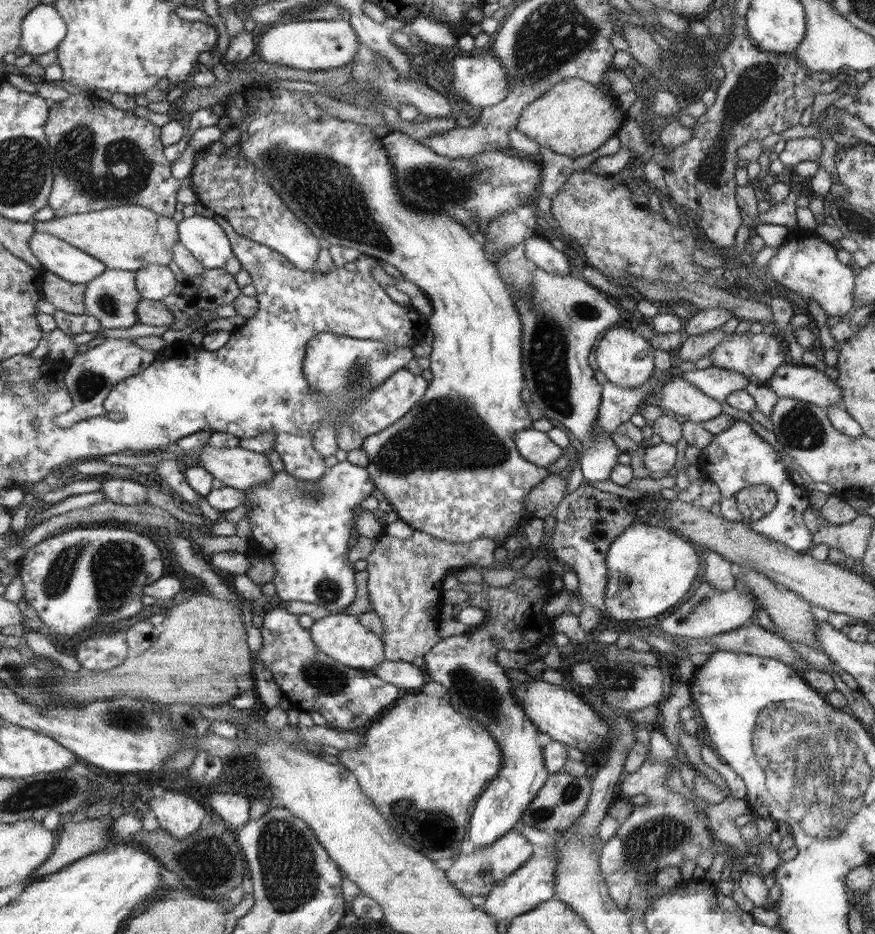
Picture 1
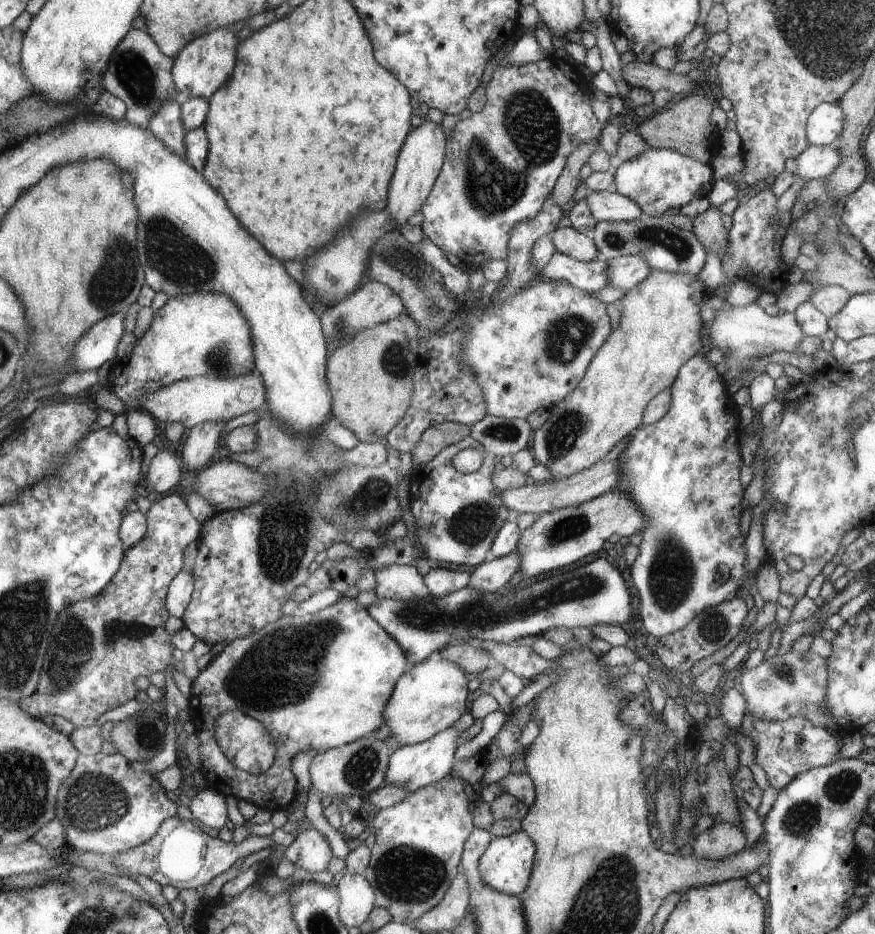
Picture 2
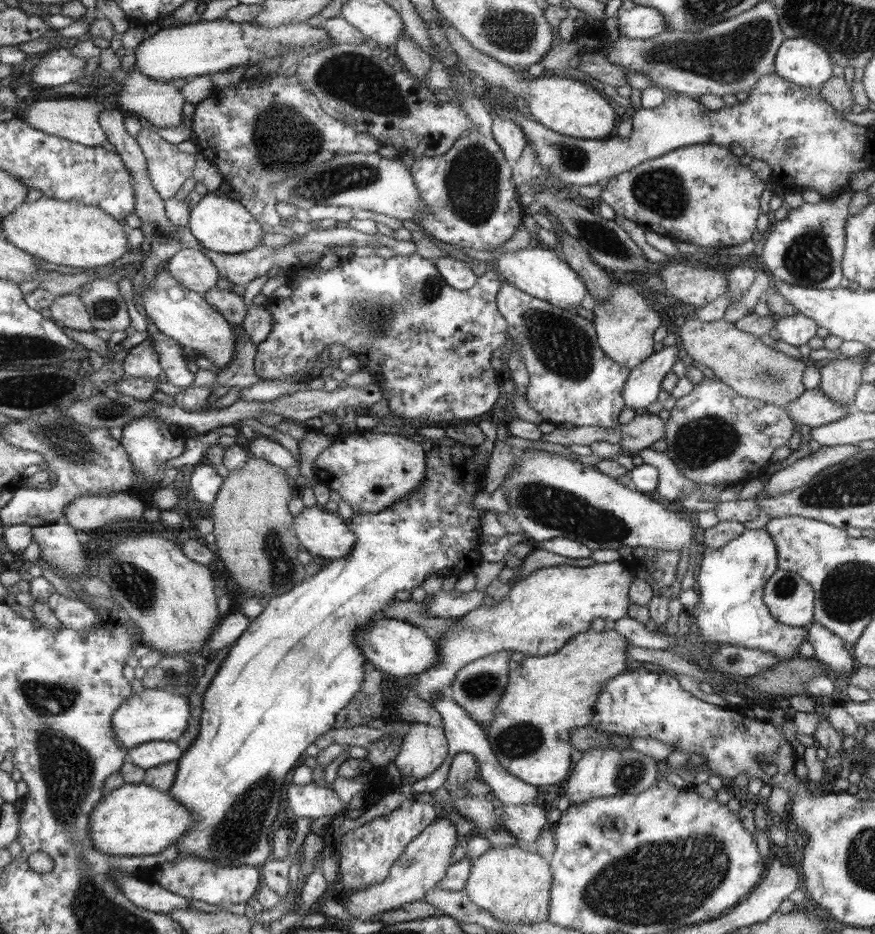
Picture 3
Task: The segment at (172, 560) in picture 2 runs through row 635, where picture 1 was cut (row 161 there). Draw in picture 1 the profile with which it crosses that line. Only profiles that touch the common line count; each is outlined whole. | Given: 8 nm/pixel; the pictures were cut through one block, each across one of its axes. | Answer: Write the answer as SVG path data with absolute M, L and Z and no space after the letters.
M82 93L69 94L64 101L52 102L51 118L46 124L47 140L50 142L50 155L52 163L52 172L55 176L52 184L51 196L49 196L49 206L54 209L54 217L60 218L73 214L82 214L87 212L100 211L104 208L112 208L116 206L142 205L143 208L151 209L152 212L160 213L160 216L168 216L172 218L174 210L176 210L176 194L180 190L180 180L171 172L171 162L164 156L165 145L162 141L162 128L152 124L143 117L138 117L130 109L121 110L114 107L108 99L101 99L98 96L83 96Z

